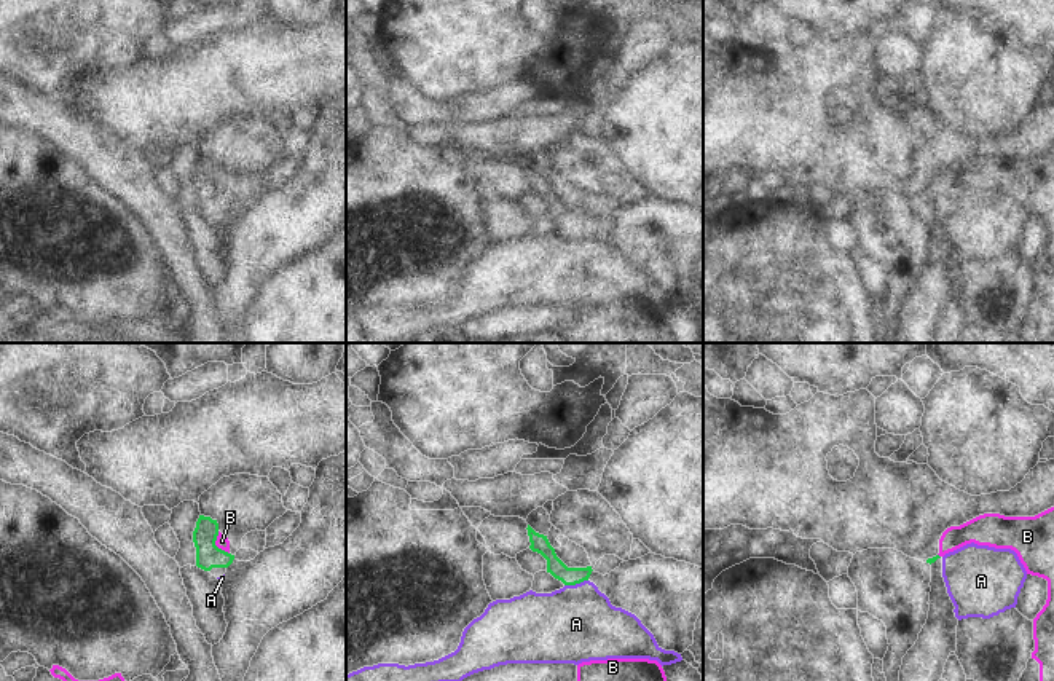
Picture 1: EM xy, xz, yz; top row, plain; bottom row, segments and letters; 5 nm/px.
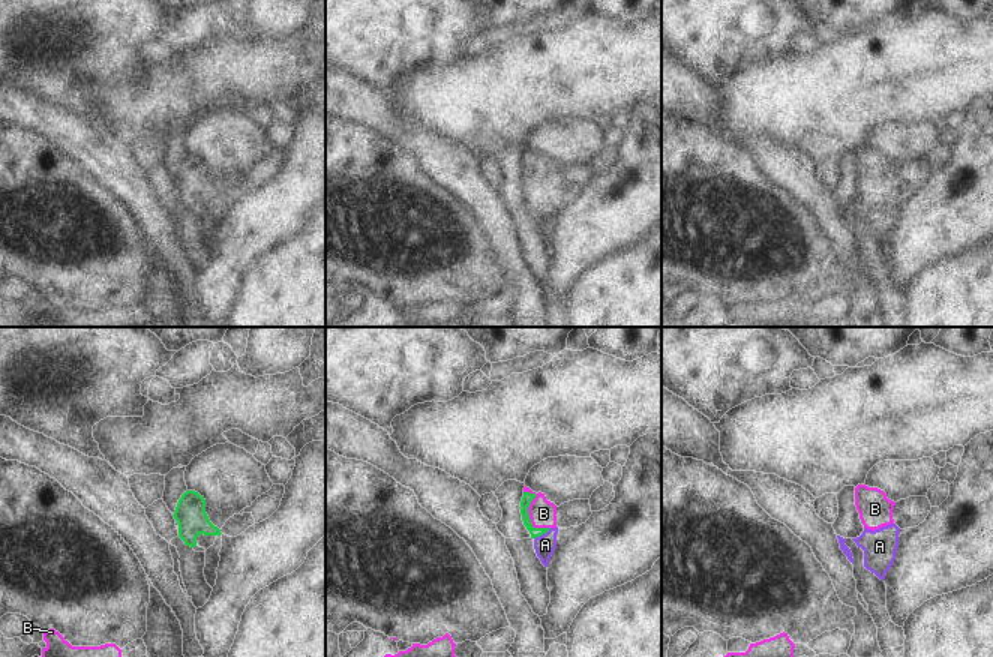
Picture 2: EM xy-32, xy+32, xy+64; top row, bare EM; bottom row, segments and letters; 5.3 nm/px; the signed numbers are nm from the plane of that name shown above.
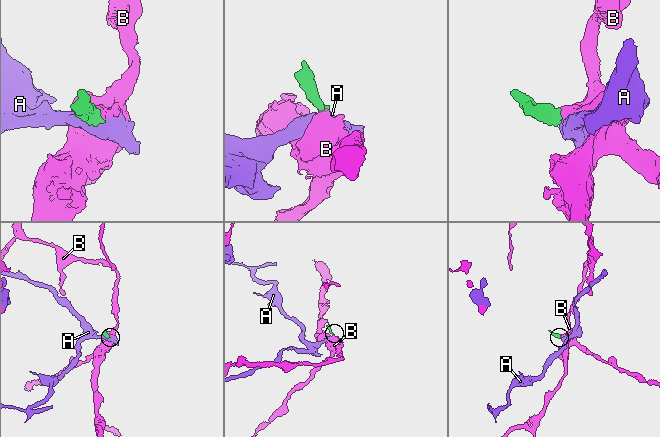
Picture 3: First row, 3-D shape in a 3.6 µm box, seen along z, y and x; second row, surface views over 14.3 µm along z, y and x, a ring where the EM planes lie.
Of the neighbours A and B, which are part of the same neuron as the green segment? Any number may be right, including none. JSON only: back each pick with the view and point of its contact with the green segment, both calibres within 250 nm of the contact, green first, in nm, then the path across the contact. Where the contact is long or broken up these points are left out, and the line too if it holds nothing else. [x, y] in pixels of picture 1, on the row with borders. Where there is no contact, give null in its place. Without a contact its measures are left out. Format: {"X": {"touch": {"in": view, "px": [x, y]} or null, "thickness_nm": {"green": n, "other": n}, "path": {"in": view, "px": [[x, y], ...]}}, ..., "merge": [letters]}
{"B": {"touch": {"in": "xy", "px": [214, 544]}, "thickness_nm": {"green": 130, "other": 70}, "path": {"in": "xy", "px": [[208, 555], [214, 544], [222, 541]]}}, "merge": ["B"]}

